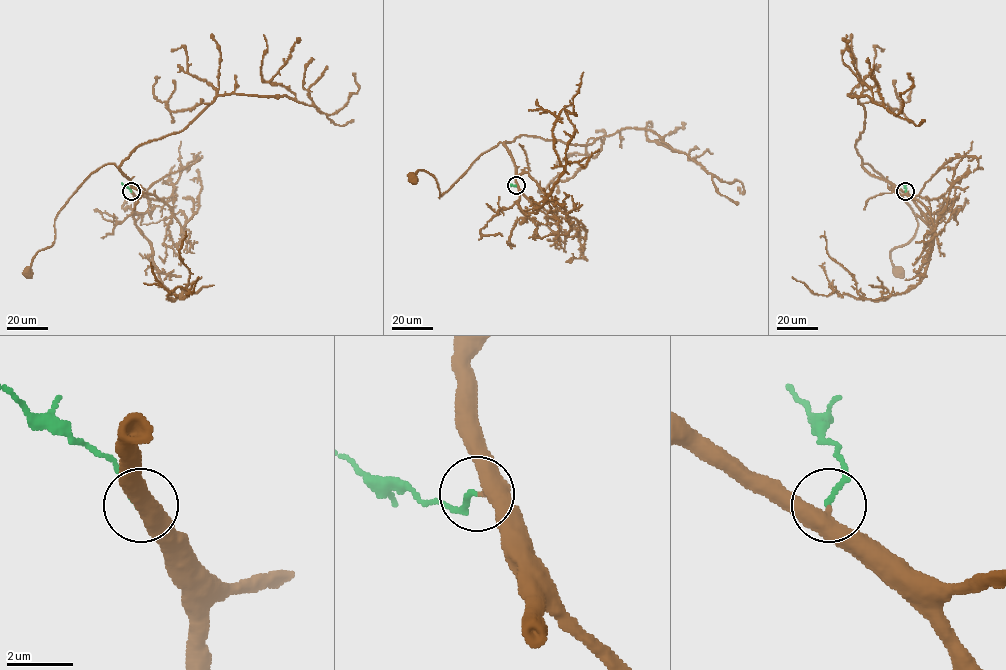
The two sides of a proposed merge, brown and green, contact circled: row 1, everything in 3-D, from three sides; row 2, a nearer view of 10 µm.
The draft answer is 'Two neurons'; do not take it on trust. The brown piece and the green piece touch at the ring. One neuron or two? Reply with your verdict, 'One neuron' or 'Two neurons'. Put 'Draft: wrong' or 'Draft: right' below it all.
One neuron
Draft: wrong

